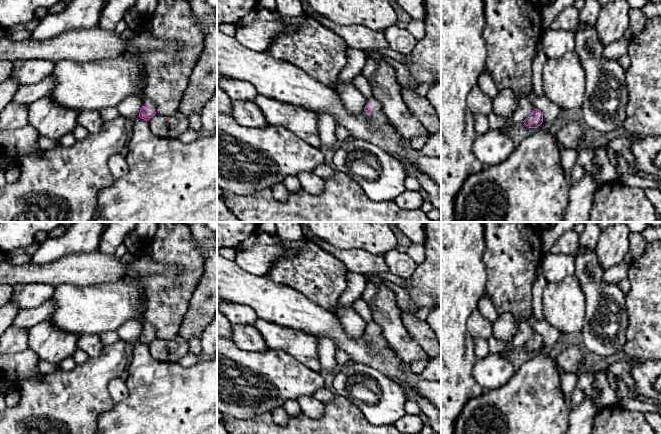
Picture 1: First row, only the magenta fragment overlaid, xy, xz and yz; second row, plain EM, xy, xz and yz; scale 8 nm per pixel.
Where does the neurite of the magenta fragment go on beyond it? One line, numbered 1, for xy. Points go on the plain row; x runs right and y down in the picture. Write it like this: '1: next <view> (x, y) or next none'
1: next xy (146, 326)

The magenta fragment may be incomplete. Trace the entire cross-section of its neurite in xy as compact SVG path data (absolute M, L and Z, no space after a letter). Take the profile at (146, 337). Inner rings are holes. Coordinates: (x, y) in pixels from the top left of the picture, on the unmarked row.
M145 323L144 325L142 325L142 332L139 336L139 341L141 343L144 344L149 344L150 342L152 342L156 336L155 336L155 329L152 325Z

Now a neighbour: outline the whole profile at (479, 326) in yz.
M475 309L467 320L467 327L474 338L489 339L492 336L492 323Z

